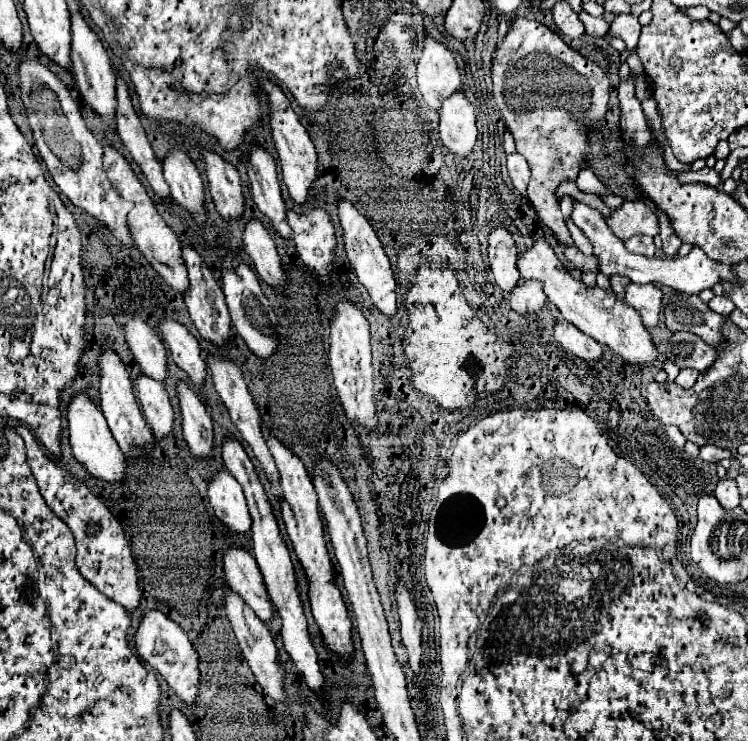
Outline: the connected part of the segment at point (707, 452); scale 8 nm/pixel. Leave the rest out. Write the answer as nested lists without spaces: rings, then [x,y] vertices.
[[[702,446],[700,448],[700,458],[706,460],[706,462],[720,462],[720,460],[732,458],[732,456],[728,454],[728,450],[722,450],[718,446]]]

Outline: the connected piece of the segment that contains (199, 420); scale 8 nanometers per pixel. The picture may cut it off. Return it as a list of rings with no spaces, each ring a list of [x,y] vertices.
[[[180,380],[176,386],[180,412],[182,412],[182,434],[194,456],[206,458],[212,454],[212,420],[206,412],[206,404],[188,382]]]

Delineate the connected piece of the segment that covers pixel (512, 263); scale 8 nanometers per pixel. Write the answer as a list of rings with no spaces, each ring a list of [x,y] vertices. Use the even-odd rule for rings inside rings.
[[[496,228],[490,234],[488,260],[490,260],[490,270],[492,270],[494,282],[500,286],[500,289],[512,292],[518,286],[520,272],[516,268],[516,260],[518,260],[516,244],[514,244],[514,238],[508,230]]]

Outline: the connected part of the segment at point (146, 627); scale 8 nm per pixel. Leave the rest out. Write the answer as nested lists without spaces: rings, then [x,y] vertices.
[[[150,610],[144,614],[144,618],[140,620],[140,626],[134,634],[134,644],[138,654],[160,672],[160,676],[168,682],[168,686],[186,702],[192,704],[196,700],[196,692],[198,692],[198,680],[200,680],[200,672],[198,672],[198,654],[194,650],[194,646],[190,644],[188,636],[182,632],[182,628],[172,622],[168,616],[164,616],[160,610]]]

